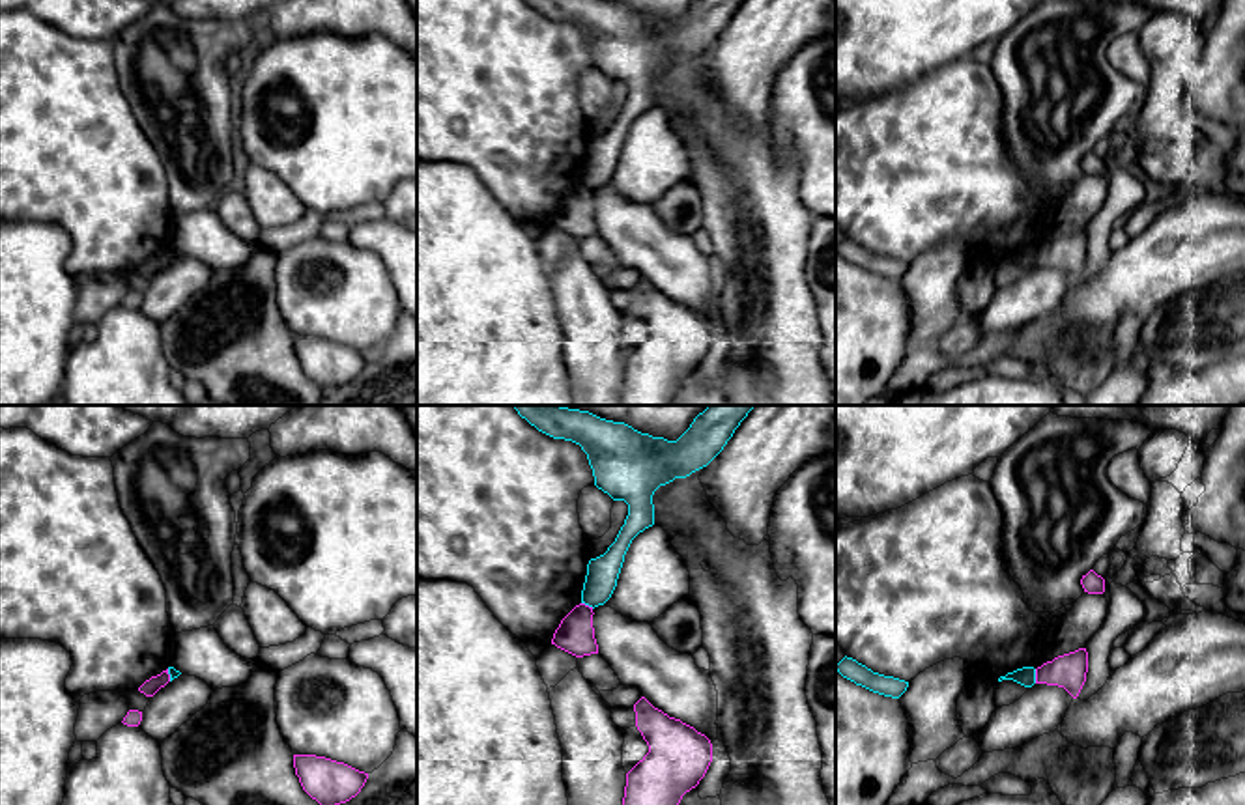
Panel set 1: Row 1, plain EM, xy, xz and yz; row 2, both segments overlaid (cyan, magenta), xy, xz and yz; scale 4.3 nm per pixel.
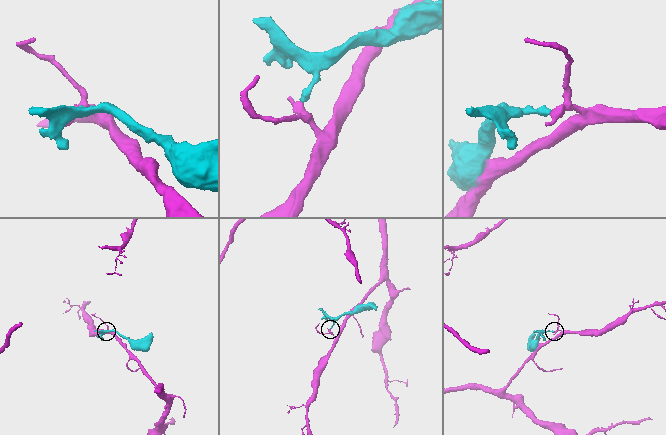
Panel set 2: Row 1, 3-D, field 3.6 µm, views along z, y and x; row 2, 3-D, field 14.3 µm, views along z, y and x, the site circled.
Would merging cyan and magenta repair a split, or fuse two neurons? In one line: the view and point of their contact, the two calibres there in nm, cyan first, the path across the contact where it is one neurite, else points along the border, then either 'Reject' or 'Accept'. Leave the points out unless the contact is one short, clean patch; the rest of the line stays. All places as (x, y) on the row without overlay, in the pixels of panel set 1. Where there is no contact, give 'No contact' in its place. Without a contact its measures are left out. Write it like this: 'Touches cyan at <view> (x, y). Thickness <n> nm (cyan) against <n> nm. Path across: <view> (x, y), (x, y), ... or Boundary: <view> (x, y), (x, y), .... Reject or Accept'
Touches cyan at yz (1034, 258). Thickness 80 nm (cyan) against 150 nm. Boundary: yz (1034, 251), (1036, 264). Reject

